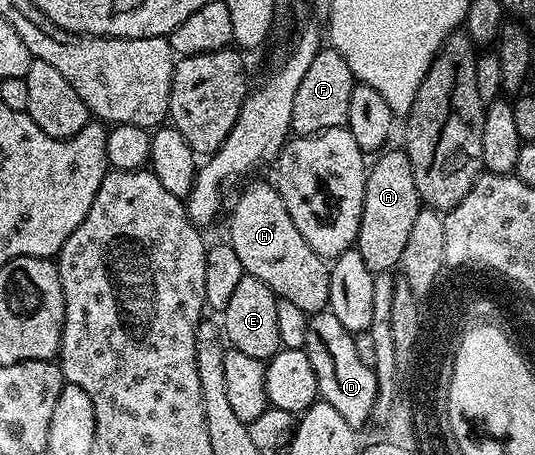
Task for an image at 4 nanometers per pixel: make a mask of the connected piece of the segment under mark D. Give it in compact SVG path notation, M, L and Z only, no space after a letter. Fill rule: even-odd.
M326 309L310 316L304 349L317 375L322 400L336 408L352 429L360 430L374 414L377 379L374 368L358 358L354 334L345 330L331 310Z

